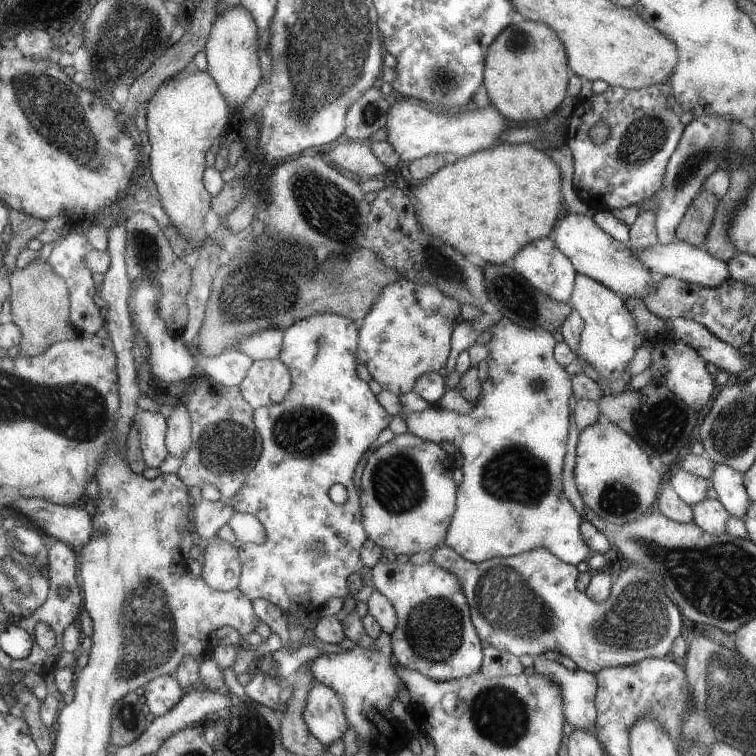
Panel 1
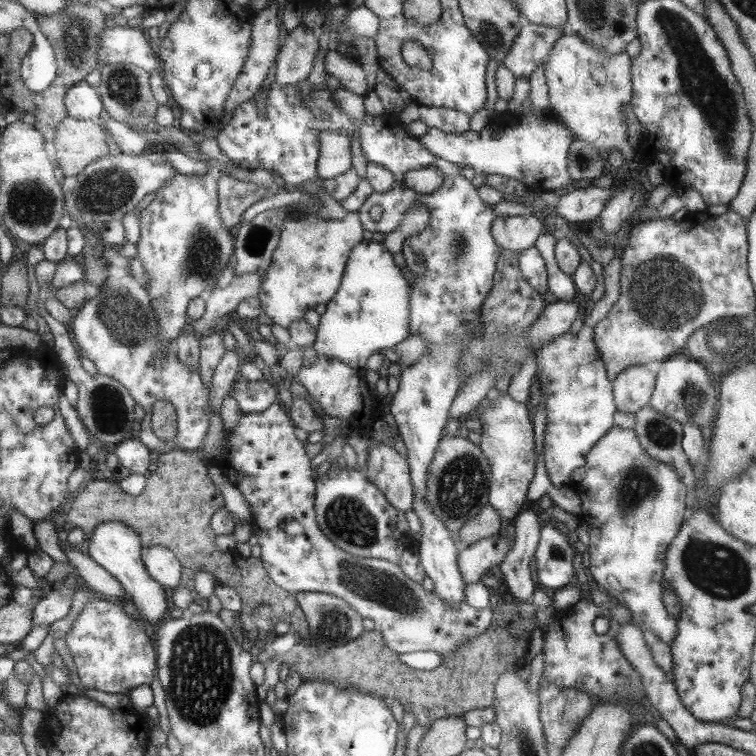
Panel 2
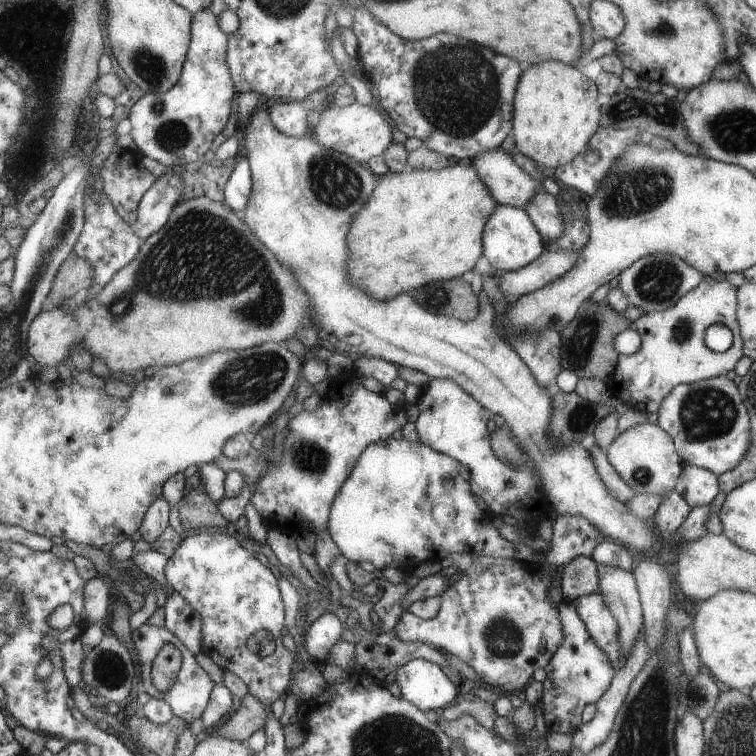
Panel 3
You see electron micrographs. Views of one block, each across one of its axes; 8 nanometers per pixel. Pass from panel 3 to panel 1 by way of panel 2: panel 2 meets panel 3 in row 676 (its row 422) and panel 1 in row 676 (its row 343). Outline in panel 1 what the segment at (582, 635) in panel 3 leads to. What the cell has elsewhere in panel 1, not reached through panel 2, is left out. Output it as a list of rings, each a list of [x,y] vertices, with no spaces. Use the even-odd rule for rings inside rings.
[[[543,655],[532,656],[533,670],[557,682],[563,700],[565,722],[575,730],[593,731],[596,710],[596,680],[591,673],[581,669],[567,670],[555,661],[545,660]]]

